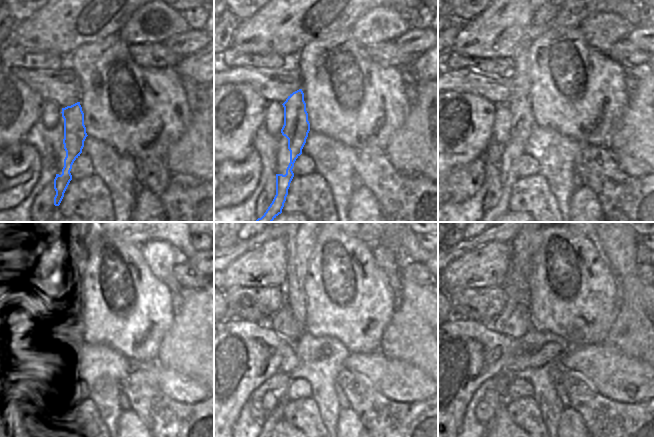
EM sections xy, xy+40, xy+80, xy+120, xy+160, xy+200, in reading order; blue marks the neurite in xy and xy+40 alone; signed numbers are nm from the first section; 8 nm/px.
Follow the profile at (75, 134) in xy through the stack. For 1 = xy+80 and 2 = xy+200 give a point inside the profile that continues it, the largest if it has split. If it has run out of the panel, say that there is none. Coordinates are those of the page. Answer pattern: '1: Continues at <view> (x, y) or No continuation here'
1: Continues at xy+80 (519, 106)
2: Continues at xy+200 (525, 244)

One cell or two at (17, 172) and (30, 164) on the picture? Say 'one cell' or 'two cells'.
one cell

